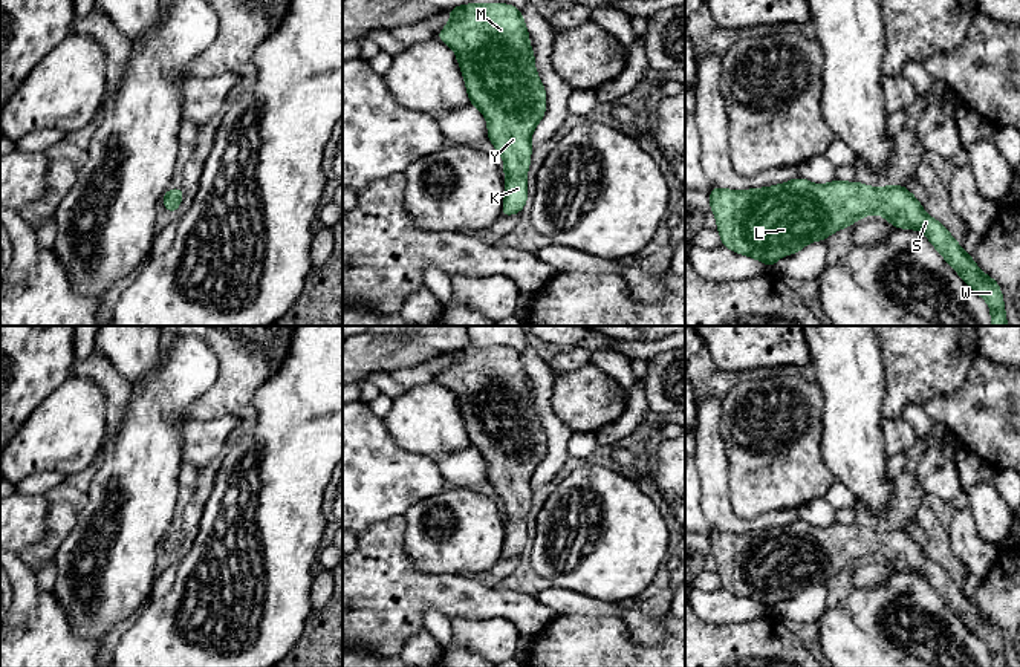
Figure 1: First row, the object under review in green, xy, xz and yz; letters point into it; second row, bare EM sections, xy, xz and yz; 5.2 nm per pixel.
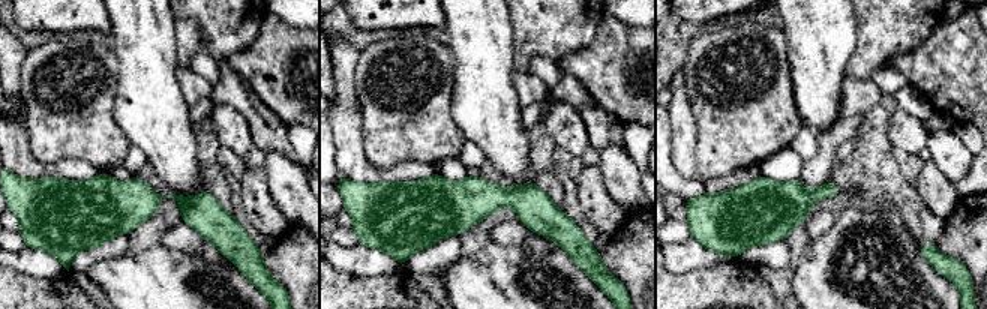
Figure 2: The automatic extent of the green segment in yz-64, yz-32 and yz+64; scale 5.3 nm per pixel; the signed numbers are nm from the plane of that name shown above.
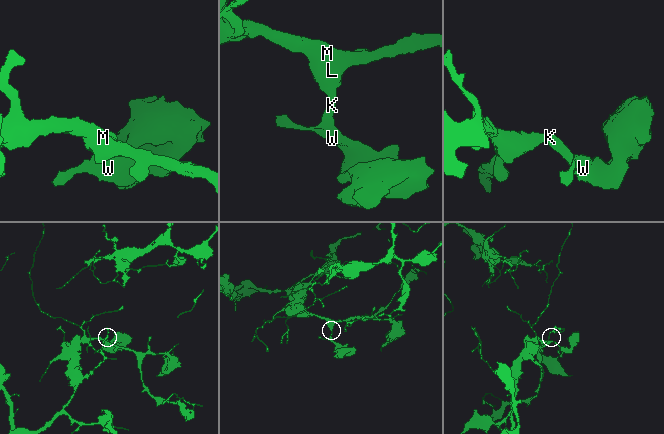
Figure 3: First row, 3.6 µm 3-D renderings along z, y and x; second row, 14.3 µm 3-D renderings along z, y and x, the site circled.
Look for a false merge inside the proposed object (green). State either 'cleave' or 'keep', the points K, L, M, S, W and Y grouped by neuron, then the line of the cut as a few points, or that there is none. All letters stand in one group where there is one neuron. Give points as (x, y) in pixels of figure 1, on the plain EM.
keep; K L M S W Y; no cut

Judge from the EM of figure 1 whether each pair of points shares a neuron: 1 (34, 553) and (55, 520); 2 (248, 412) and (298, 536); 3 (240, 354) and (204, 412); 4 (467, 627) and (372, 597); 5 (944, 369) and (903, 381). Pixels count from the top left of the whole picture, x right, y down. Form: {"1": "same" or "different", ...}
{"1": "same", "2": "different", "3": "same", "4": "different", "5": "same"}

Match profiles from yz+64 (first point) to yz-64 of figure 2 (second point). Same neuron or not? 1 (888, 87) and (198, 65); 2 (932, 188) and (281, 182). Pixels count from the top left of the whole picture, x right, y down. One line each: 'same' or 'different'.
1: same
2: different

